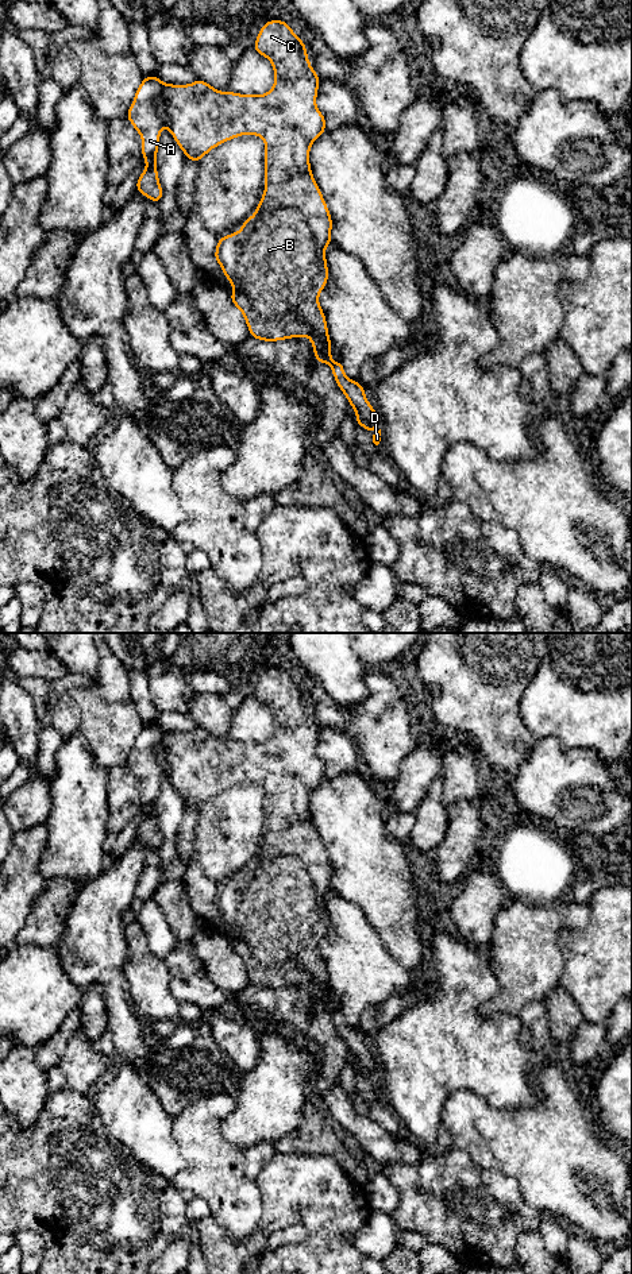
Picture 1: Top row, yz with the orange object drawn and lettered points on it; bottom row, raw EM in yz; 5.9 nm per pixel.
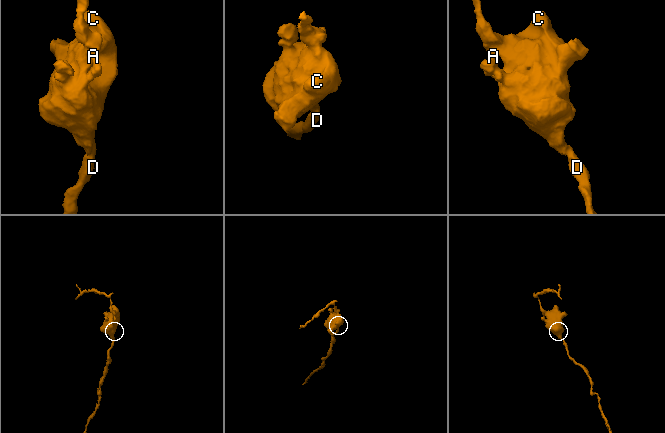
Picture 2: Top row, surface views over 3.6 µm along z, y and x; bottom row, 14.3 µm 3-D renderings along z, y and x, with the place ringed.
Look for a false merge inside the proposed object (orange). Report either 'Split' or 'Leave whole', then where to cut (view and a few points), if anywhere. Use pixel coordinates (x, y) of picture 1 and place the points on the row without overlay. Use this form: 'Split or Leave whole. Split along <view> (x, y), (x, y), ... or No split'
Leave whole. No split

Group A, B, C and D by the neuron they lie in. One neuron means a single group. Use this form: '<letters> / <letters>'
A B C D

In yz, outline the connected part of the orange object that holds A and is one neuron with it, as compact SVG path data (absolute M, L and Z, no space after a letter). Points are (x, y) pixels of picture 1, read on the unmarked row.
M285 668L266 669L257 683L254 698L266 704L274 717L274 733L265 742L220 740L200 726L188 733L163 731L157 723L143 726L126 764L142 785L142 807L146 808L146 818L138 825L135 837L157 852L163 843L157 818L157 800L163 773L169 776L186 806L194 811L219 792L246 781L261 784L265 788L266 831L262 846L255 861L243 869L238 880L219 885L215 908L234 935L230 946L242 958L250 984L262 989L307 984L312 989L316 1009L327 1011L331 1015L336 1032L354 1055L357 1073L371 1081L375 1073L381 1074L381 1063L367 1049L365 1035L358 1028L346 1024L342 1009L332 1008L332 989L328 984L325 962L319 951L320 939L328 930L325 895L332 891L331 861L309 812L311 794L325 780L325 765L316 753L320 725L309 711L305 690L293 680Z

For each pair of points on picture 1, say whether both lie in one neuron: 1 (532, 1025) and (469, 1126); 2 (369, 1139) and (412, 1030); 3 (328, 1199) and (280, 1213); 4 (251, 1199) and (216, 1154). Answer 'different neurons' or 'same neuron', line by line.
1: different neurons
2: different neurons
3: same neuron
4: same neuron

